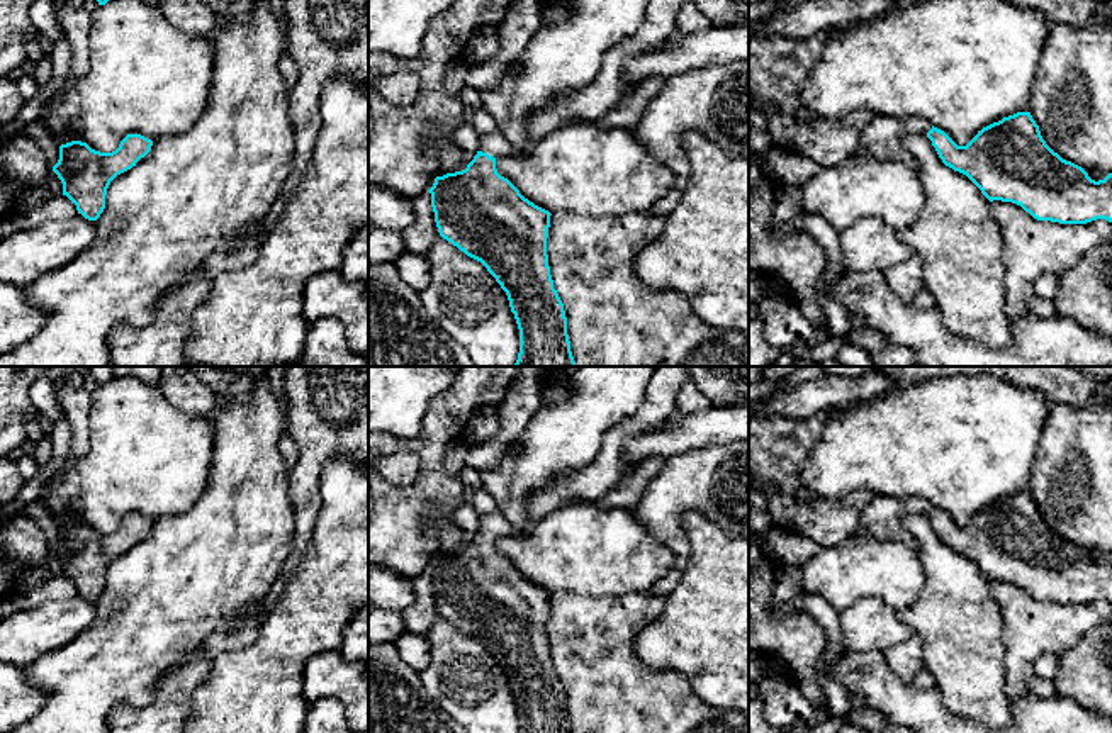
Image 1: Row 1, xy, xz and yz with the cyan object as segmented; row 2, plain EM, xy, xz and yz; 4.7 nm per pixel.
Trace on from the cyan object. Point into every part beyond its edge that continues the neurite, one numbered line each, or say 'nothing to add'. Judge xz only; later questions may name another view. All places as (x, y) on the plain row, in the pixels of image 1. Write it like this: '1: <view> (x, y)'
1: xz (494, 525)

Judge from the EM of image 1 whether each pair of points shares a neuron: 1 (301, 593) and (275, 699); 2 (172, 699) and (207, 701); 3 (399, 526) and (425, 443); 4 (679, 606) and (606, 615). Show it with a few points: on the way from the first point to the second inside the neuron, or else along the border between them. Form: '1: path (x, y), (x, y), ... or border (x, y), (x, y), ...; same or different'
1: path (301, 620), (275, 660), (275, 672); same
2: border (211, 665), (209, 676), (192, 696), (189, 715); different
3: path (415, 506), (430, 491), (430, 464); same
4: border (666, 598), (664, 609), (637, 637); different

